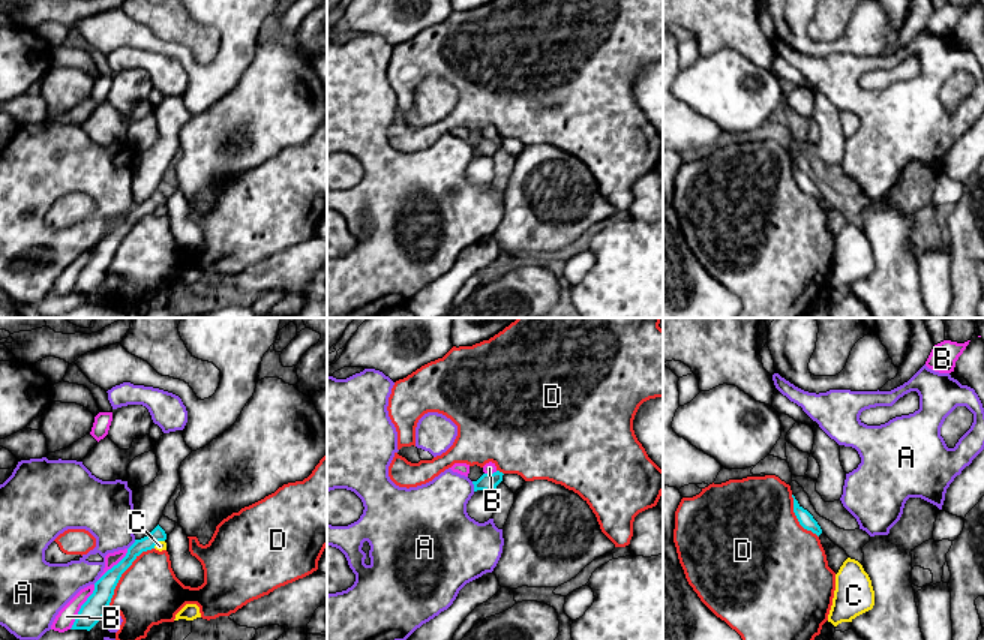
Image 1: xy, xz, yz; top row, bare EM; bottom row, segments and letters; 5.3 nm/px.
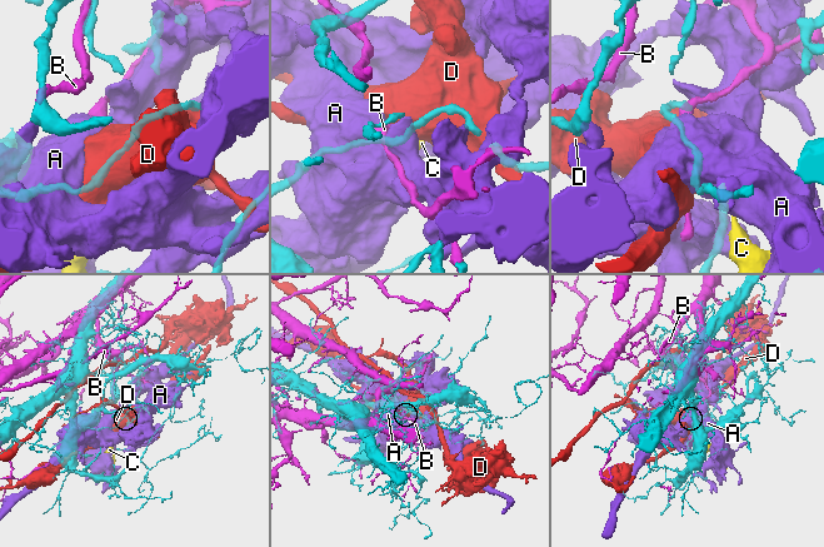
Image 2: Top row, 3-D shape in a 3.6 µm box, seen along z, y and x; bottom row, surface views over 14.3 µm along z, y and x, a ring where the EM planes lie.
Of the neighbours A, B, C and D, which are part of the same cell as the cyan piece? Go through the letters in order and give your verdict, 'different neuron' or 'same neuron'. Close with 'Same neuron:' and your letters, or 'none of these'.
A: different neuron
B: different neuron
C: different neuron
D: different neuron
Same neuron: none of these

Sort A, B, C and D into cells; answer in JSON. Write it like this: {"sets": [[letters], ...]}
{"sets": [["A"], ["B", "C"], ["D"]]}

